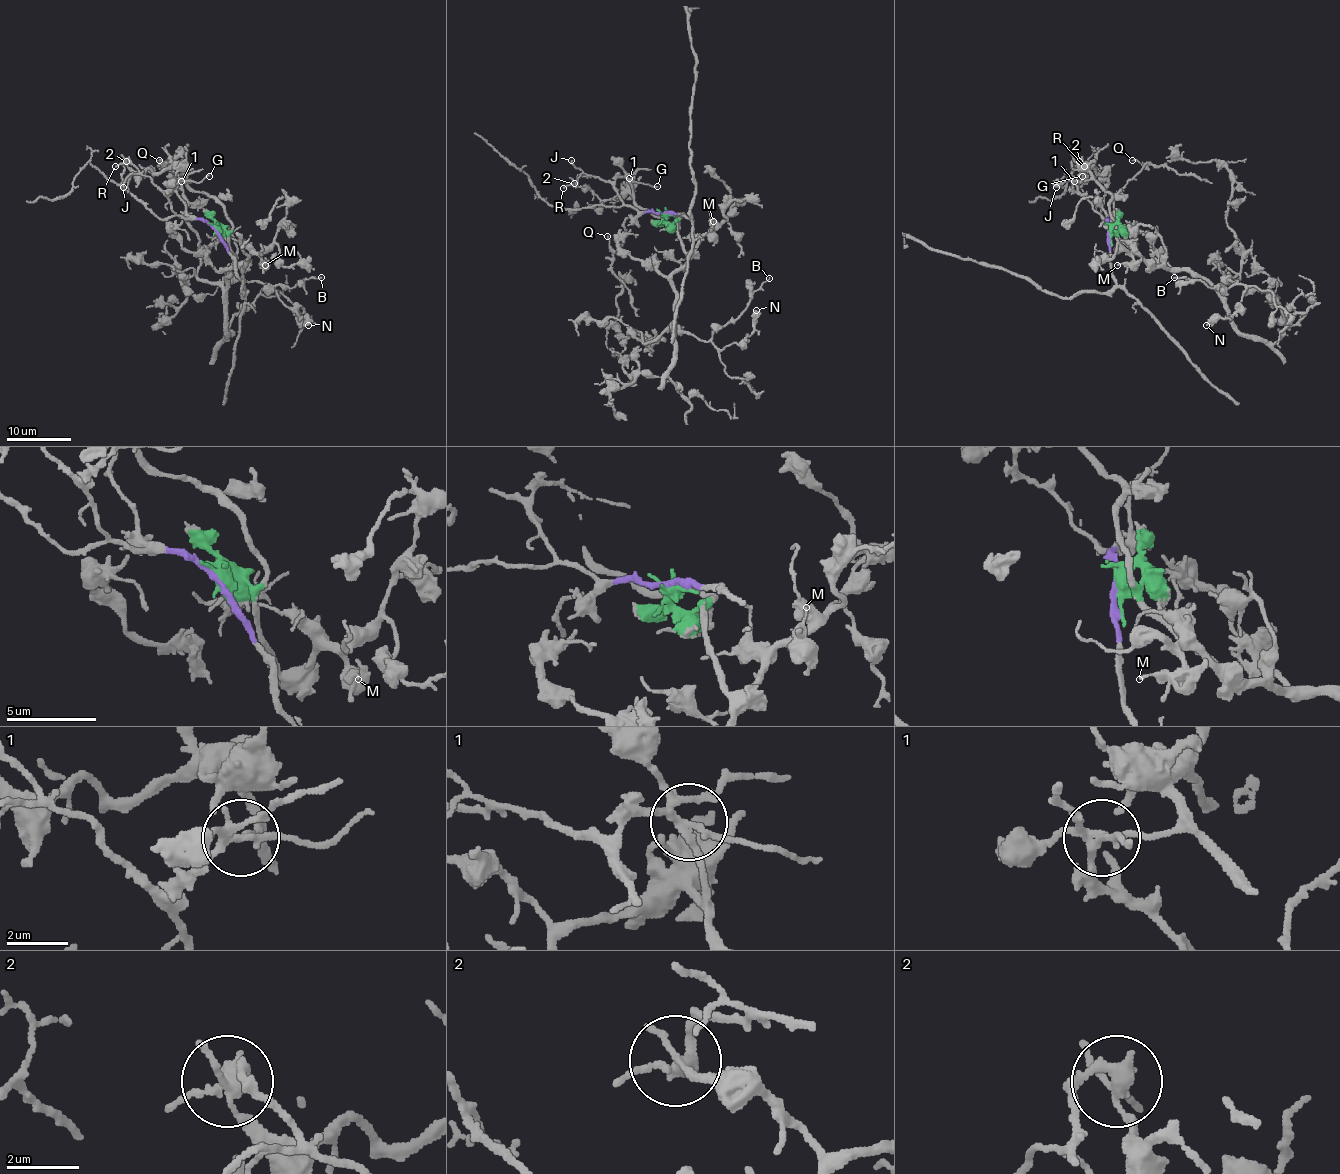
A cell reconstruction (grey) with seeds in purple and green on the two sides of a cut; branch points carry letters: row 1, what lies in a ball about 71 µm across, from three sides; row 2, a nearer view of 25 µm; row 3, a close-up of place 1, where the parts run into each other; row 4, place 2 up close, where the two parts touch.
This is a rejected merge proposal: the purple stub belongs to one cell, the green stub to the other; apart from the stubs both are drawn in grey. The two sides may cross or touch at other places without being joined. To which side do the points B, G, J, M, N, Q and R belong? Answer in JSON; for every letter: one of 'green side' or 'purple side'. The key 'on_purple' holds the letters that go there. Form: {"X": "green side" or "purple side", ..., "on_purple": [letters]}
{"B": "green side", "G": "purple side", "J": "purple side", "M": "green side", "N": "green side", "Q": "purple side", "R": "purple side", "on_purple": ["G", "J", "Q", "R"]}

